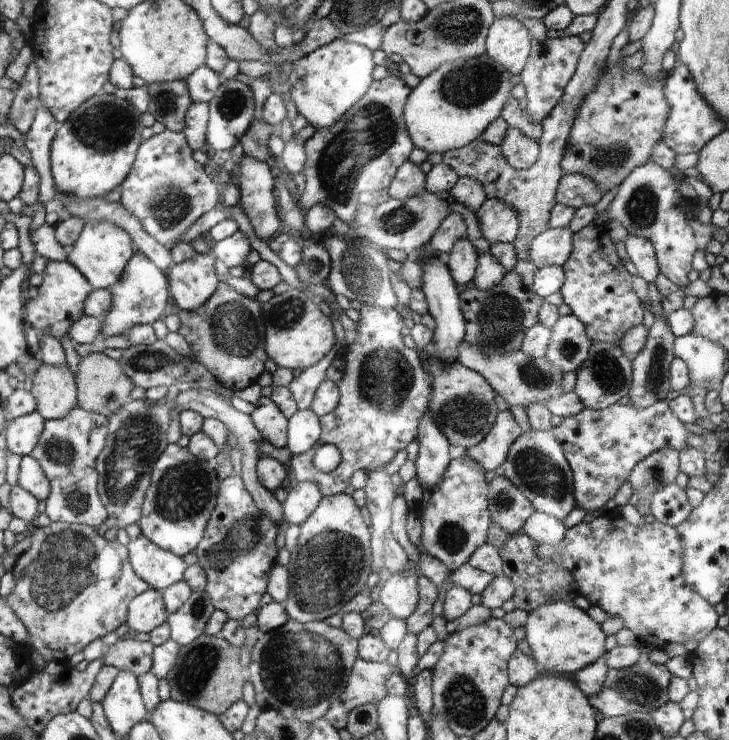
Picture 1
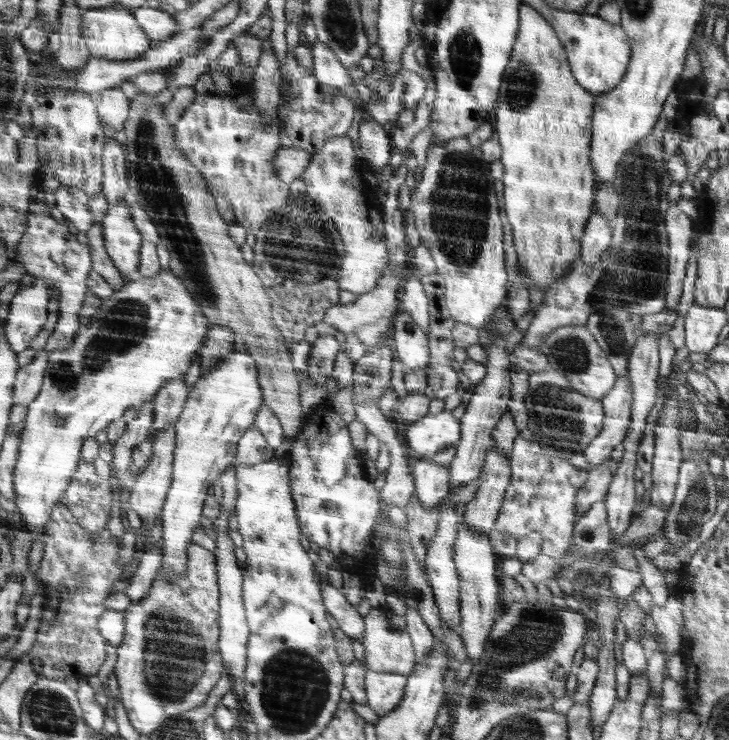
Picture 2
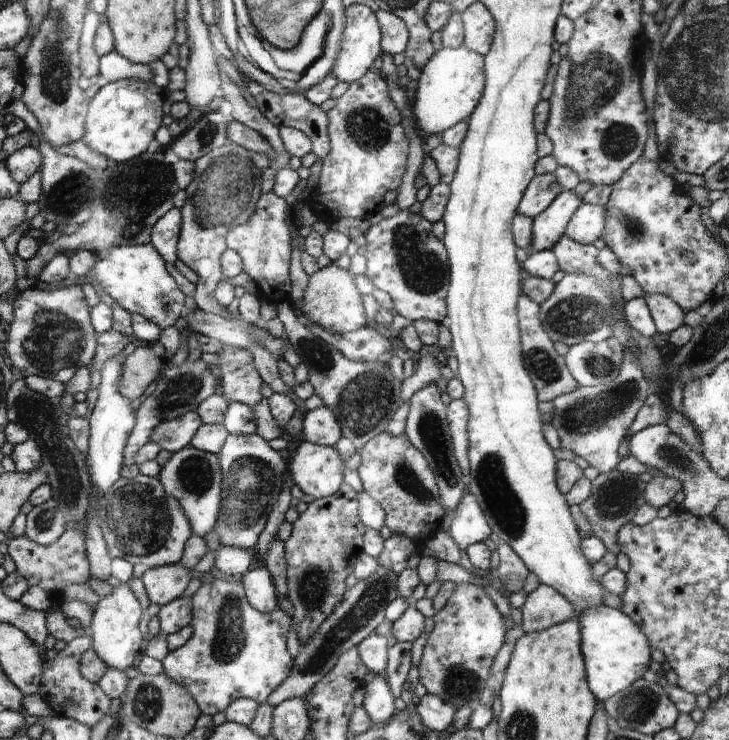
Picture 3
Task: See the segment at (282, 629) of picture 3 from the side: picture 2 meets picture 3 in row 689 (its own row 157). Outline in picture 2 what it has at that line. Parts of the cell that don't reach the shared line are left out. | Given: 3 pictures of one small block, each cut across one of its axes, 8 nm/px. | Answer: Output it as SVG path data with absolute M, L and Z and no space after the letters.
M250 78L234 79L236 95L221 96L196 93L194 103L175 122L176 146L201 172L210 194L224 196L232 206L235 221L247 233L256 234L278 207L285 206L289 197L289 185L277 176L277 155L283 148L280 142L280 122L266 123L264 113L254 102L240 108L234 98L242 92L253 90Z

